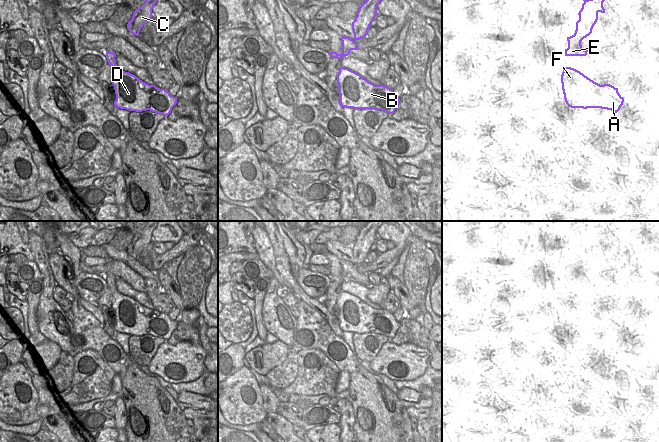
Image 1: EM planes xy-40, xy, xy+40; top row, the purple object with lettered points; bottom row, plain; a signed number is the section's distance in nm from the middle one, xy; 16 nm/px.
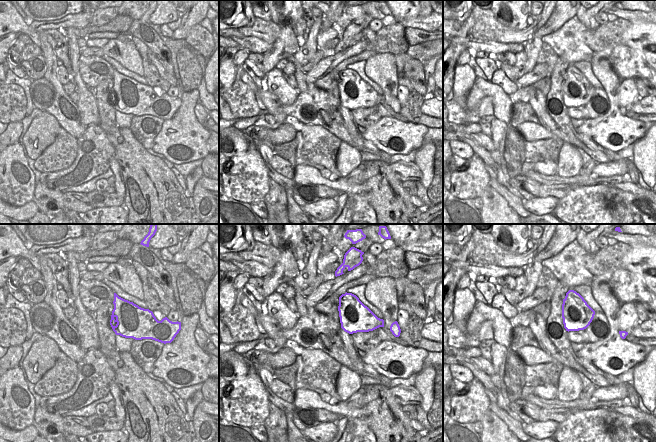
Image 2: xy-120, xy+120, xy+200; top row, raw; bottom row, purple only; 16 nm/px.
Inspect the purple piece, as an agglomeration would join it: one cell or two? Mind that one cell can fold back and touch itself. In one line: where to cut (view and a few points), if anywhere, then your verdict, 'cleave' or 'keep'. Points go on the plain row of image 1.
cut in xy along (342, 276), (343, 279); cleave

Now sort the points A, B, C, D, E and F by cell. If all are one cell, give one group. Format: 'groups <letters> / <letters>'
groups A B D F / C E

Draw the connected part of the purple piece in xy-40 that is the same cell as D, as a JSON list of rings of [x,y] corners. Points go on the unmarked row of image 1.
[[[106,275],[106,282],[113,295],[112,308],[116,318],[114,329],[129,335],[150,334],[168,340],[177,327],[177,321],[171,320],[168,314],[149,309],[121,294],[117,291],[115,281],[116,278]]]

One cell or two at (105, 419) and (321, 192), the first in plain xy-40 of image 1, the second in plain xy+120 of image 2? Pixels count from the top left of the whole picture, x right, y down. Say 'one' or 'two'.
one

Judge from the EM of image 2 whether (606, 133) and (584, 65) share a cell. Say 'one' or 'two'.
two

